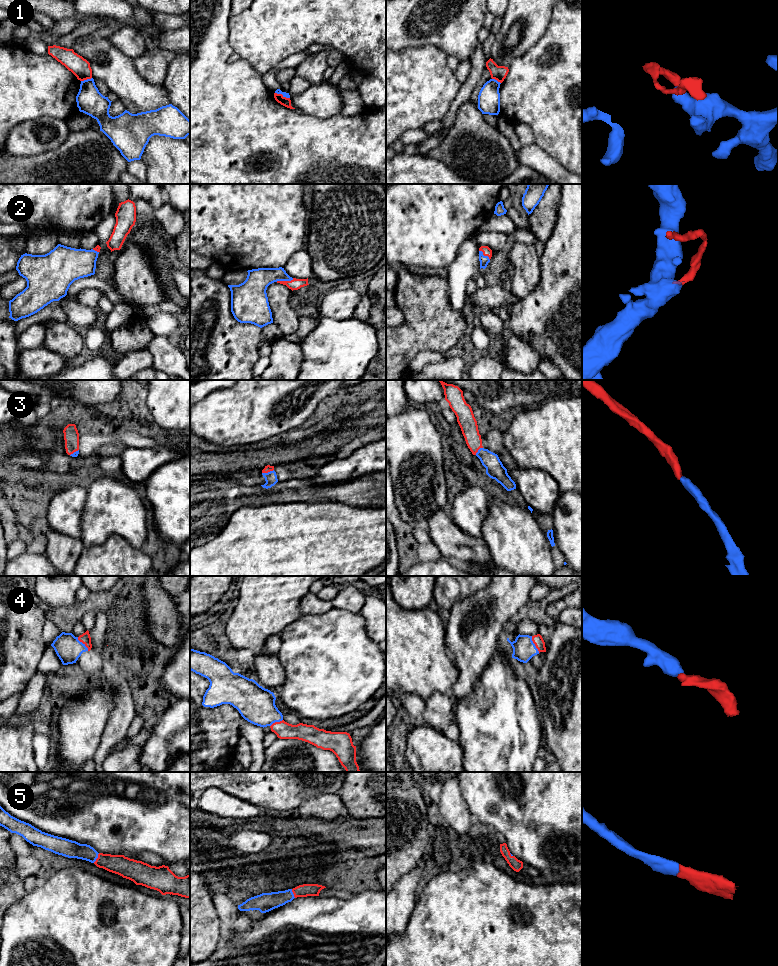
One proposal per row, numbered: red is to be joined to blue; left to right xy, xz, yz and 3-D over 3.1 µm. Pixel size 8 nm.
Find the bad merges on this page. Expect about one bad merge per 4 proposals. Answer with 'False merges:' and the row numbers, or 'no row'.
False merges: 1

